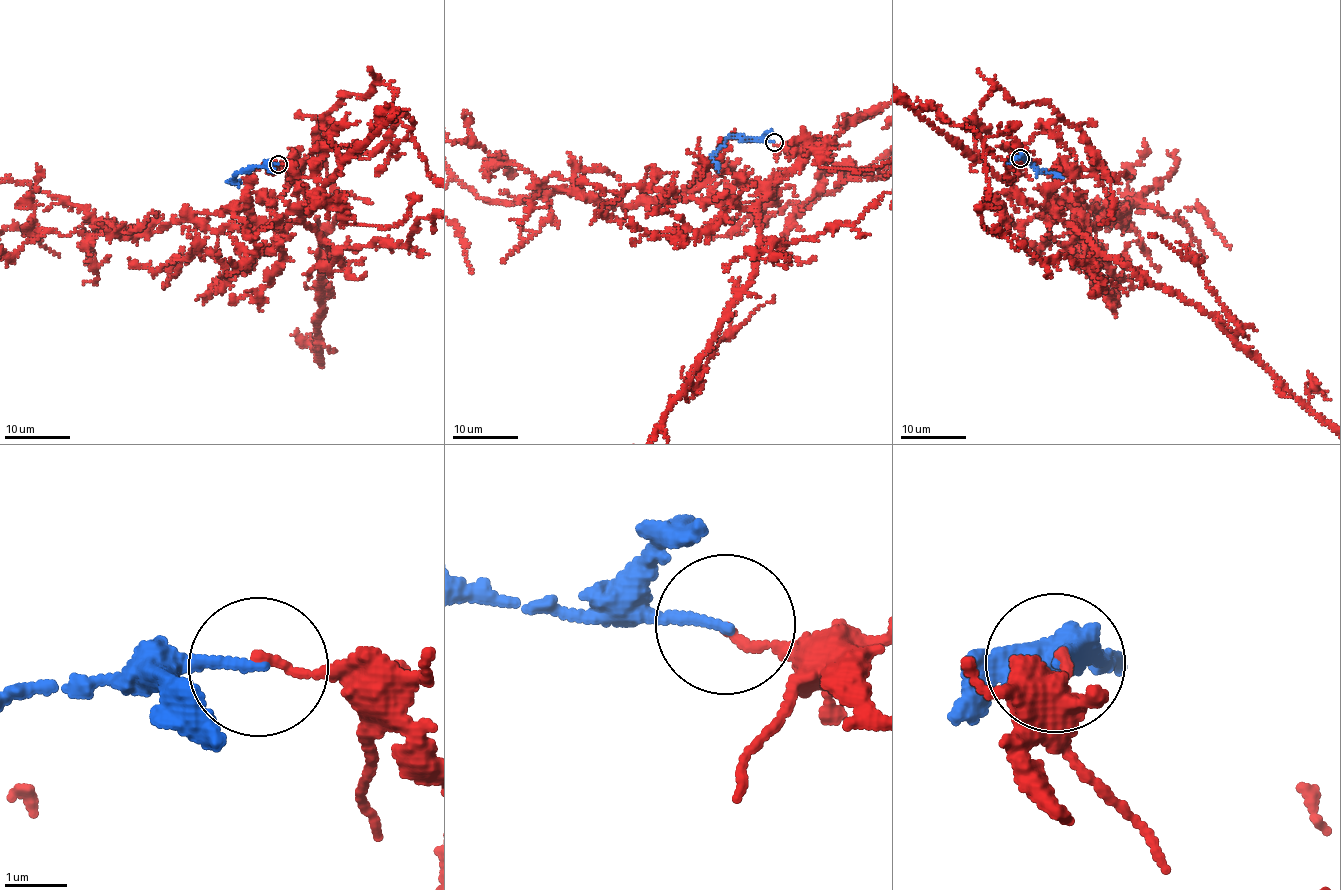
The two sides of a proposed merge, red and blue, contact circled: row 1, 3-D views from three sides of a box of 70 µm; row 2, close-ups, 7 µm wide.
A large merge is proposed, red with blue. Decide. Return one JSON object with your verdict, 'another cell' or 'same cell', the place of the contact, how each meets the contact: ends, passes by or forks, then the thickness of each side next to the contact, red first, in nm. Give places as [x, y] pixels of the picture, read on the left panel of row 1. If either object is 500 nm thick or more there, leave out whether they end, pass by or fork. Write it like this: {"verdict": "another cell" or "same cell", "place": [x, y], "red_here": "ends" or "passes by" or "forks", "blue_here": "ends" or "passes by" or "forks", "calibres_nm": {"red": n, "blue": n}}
{"verdict": "another cell", "place": [278, 164], "red_here": "ends", "blue_here": "ends", "calibres_nm": {"red": 130, "blue": 150}}

